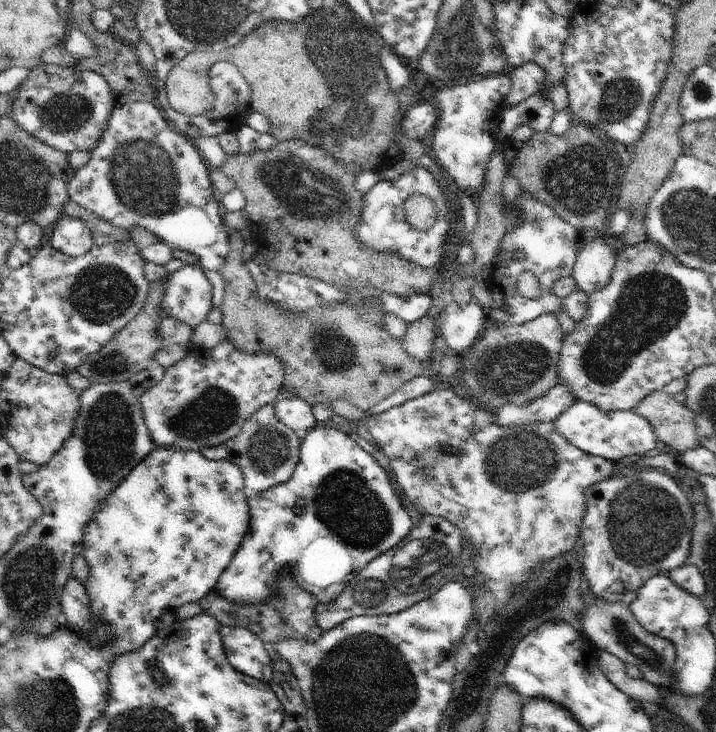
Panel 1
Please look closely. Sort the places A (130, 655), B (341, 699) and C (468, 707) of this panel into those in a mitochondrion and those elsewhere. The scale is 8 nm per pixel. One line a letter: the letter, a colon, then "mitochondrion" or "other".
A: other
B: mitochondrion
C: mitochondrion

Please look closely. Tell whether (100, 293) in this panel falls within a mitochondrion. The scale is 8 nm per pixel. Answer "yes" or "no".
yes

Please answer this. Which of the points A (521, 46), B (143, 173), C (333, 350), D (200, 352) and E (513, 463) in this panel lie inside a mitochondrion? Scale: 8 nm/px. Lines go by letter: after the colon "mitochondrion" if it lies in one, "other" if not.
A: other
B: mitochondrion
C: mitochondrion
D: other
E: mitochondrion

